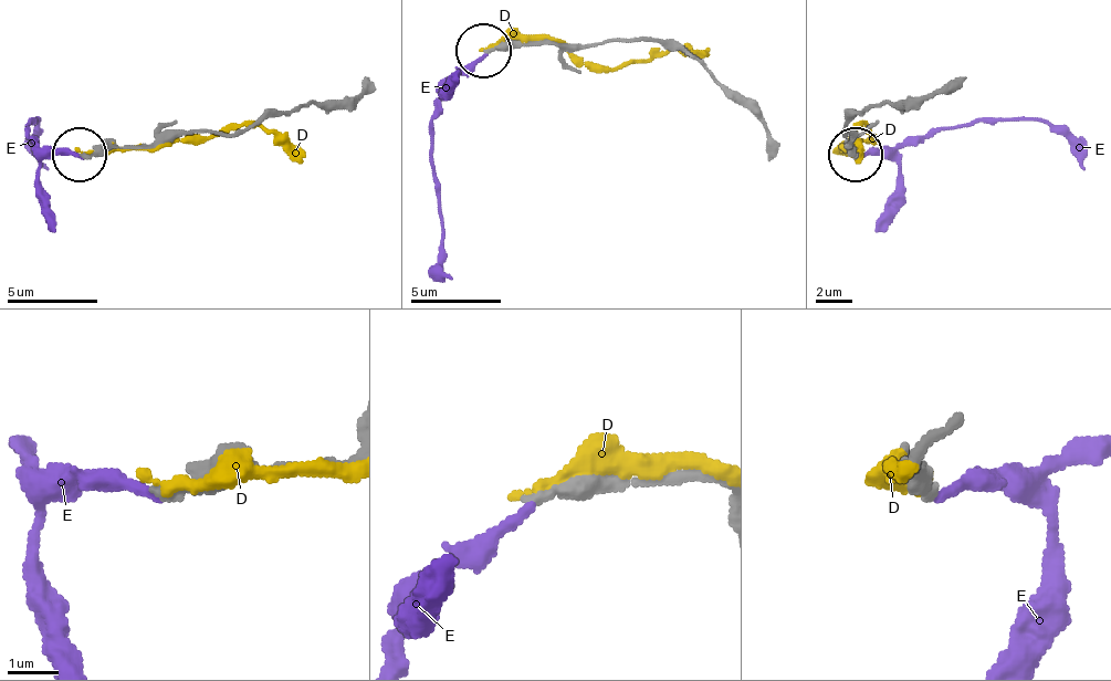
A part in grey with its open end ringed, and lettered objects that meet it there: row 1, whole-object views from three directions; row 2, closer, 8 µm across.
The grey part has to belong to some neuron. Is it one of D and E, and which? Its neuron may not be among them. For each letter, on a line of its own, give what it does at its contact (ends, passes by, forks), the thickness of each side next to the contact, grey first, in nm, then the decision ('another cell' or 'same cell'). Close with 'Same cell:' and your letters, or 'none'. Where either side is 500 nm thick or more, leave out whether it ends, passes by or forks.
D: it passes by | 380/440 nm | another cell
E: it ends | 280/200 nm | another cell
Same cell: none

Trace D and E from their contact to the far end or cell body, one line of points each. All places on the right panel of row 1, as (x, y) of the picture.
D: (848, 146), (874, 137), (866, 124), (857, 128), (852, 156)
E: (857, 156), (889, 156), (943, 128), (1047, 119), (1073, 146), (1083, 169)

